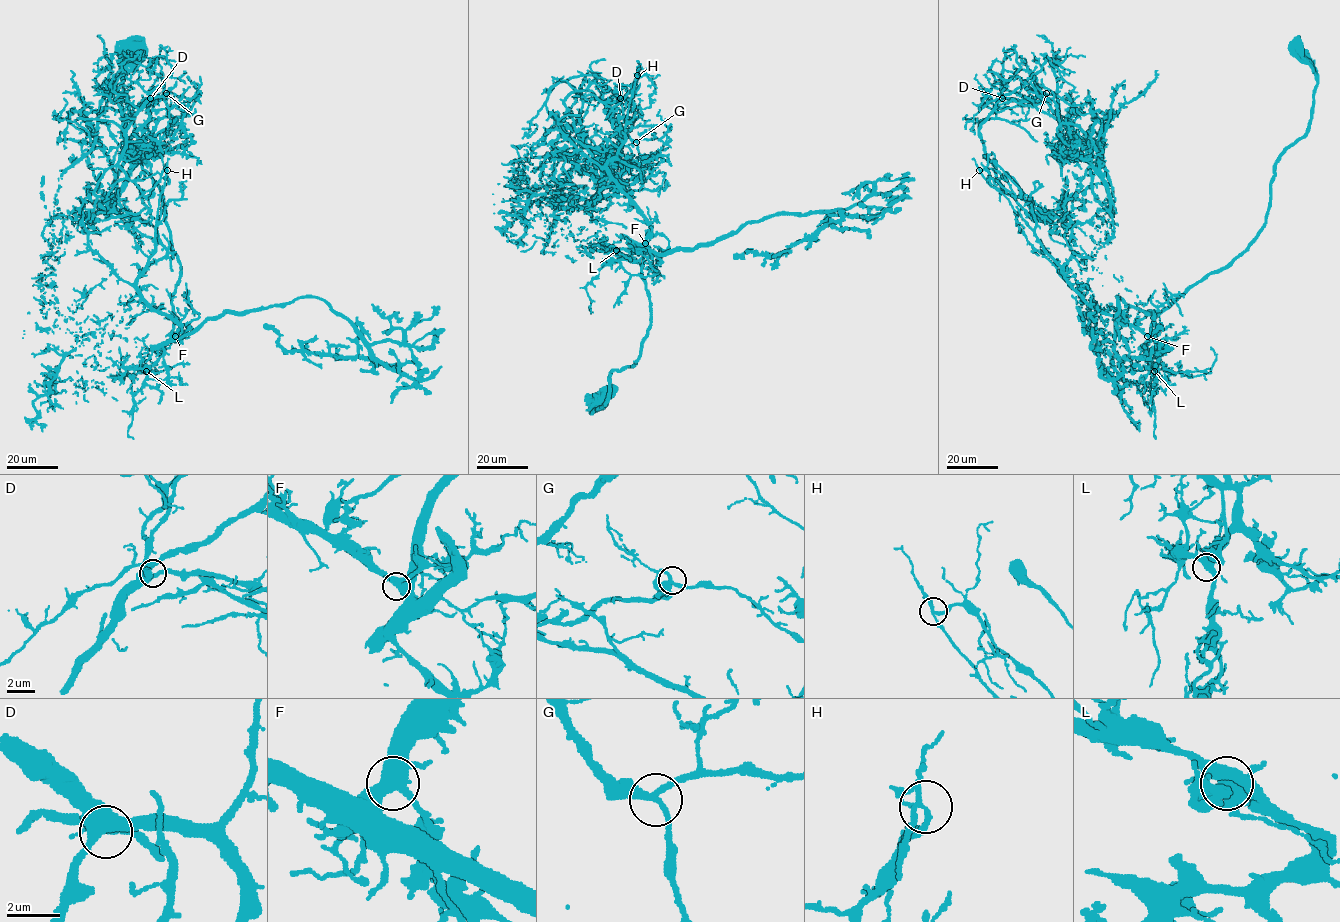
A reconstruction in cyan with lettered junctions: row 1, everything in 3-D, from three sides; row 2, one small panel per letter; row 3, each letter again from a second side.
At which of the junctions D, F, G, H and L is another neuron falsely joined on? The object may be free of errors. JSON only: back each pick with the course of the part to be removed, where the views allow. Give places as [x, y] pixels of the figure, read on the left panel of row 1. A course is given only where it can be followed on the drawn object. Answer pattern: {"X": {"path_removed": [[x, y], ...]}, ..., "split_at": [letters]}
{"H": {"path_removed": [[167, 170], [143, 192], [118, 164], [129, 122], [163, 94], [163, 80], [147, 69], [155, 59], [154, 92]]}, "split_at": ["H"]}

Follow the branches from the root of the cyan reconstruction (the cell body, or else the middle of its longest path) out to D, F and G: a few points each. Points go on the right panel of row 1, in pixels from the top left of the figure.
D: (1294, 49), (1313, 110), (1264, 227), (1148, 334), (1070, 285), (1071, 221), (1003, 189), (979, 131), (1002, 98)
F: (1294, 49), (1315, 75), (1313, 110), (1308, 131), (1276, 164), (1264, 227), (1228, 264), (1166, 307), (1147, 336)
G: (1294, 49), (1313, 110), (1264, 227), (1148, 334), (1070, 285), (1071, 221), (986, 153), (997, 103), (1046, 93)

